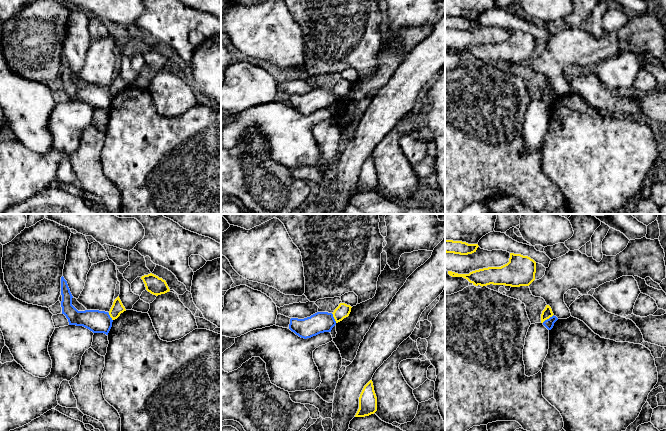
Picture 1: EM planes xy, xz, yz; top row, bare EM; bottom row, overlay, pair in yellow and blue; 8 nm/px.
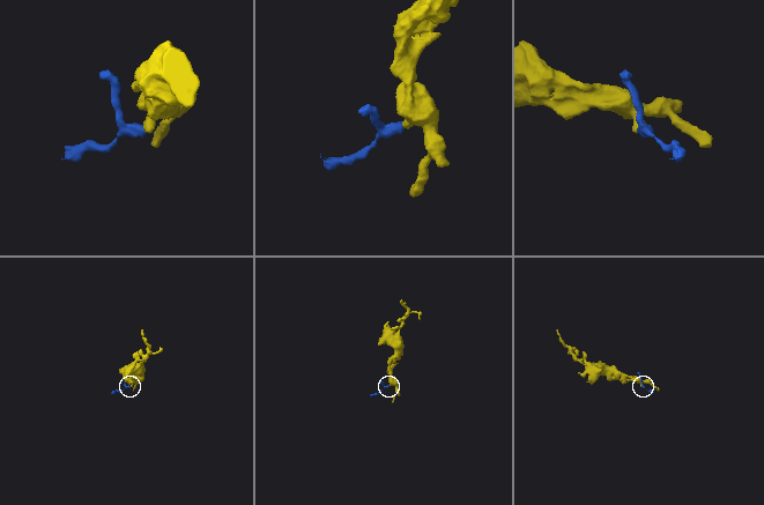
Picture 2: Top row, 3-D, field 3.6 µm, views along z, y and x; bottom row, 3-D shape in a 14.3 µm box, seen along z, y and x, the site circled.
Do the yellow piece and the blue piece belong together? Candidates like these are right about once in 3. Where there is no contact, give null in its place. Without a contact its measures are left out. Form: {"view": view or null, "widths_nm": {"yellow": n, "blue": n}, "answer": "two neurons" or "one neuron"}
{"view": "yz", "widths_nm": {"yellow": 80, "blue": 80}, "answer": "two neurons"}

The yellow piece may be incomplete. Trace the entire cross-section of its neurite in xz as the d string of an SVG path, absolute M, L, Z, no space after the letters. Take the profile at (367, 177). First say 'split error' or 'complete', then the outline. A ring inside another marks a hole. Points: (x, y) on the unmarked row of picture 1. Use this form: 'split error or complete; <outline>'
complete; M372 156L363 164L359 173L359 185L355 193L365 193L377 187L377 173L374 167Z

